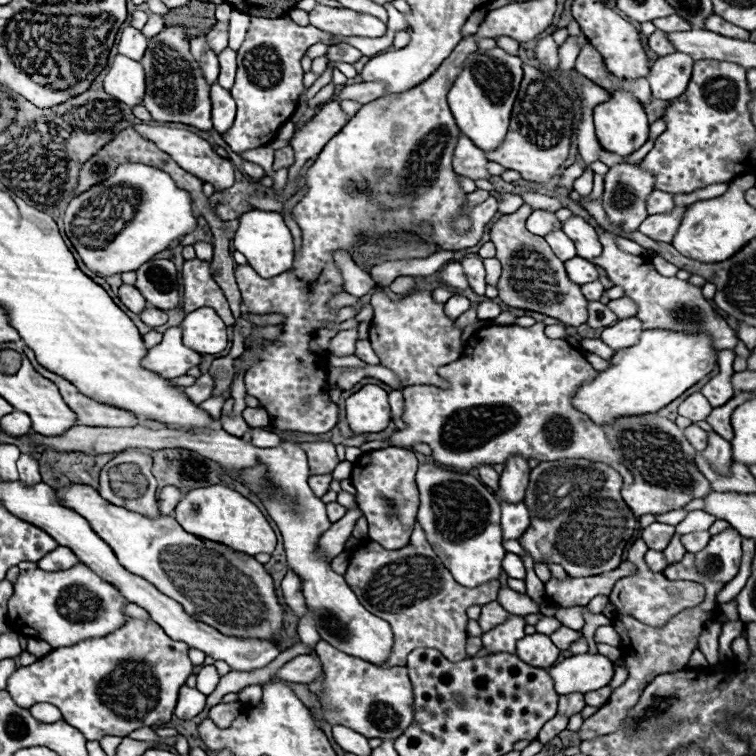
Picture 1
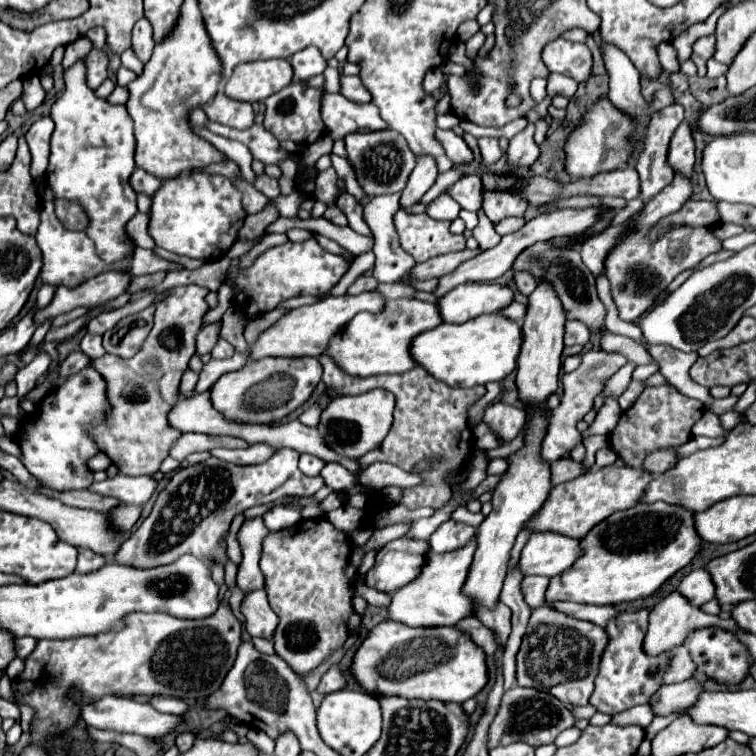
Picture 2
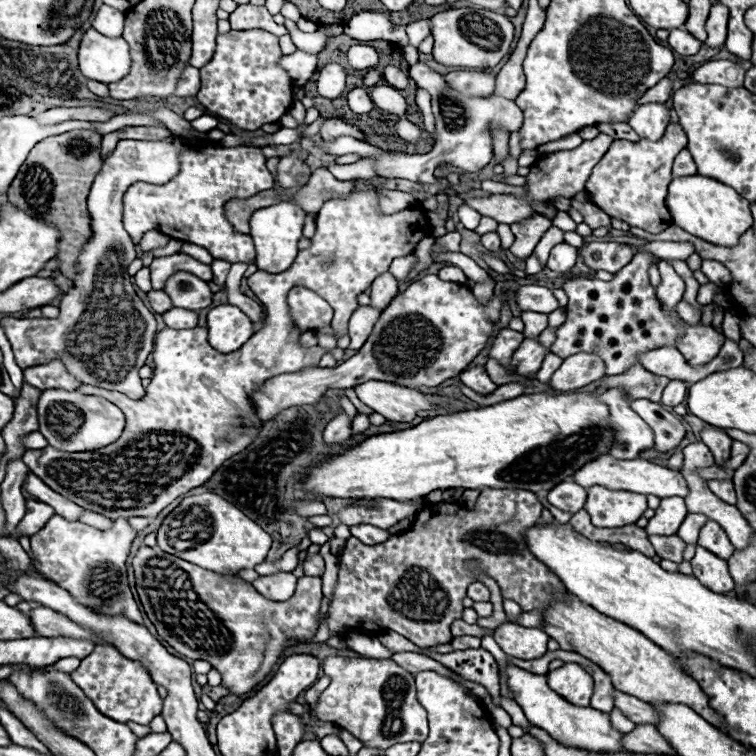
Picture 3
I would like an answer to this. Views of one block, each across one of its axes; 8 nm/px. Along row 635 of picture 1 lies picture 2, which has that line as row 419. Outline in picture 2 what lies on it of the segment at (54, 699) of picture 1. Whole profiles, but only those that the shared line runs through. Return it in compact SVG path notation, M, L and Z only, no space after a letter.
M196 284L170 288L168 296L162 302L156 302L154 328L134 358L124 360L120 356L104 354L102 358L92 360L92 366L108 382L108 400L112 404L108 420L92 428L92 438L102 452L112 456L110 460L126 476L150 476L158 472L160 462L168 456L170 446L180 436L180 432L168 426L166 414L176 404L180 376L196 352L196 336L204 324L204 314L210 310L206 304L208 292L208 288Z

